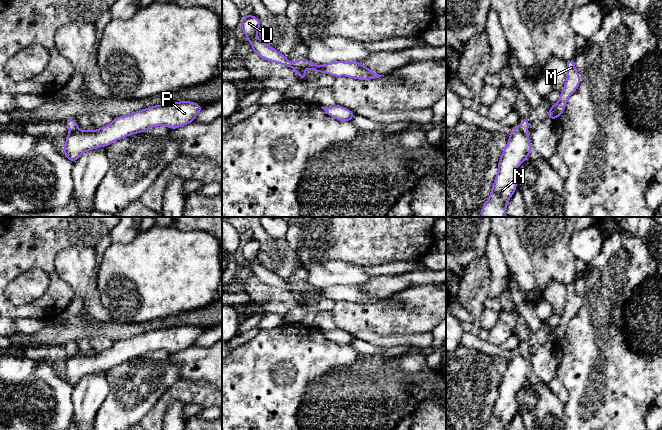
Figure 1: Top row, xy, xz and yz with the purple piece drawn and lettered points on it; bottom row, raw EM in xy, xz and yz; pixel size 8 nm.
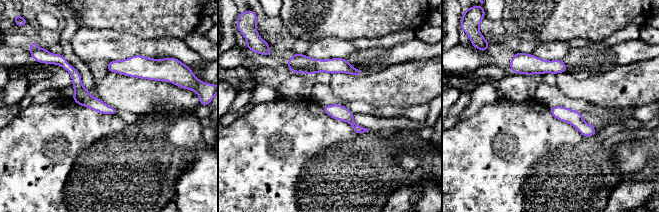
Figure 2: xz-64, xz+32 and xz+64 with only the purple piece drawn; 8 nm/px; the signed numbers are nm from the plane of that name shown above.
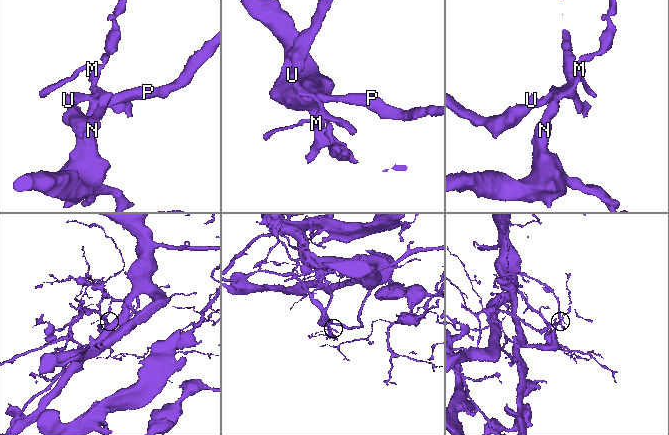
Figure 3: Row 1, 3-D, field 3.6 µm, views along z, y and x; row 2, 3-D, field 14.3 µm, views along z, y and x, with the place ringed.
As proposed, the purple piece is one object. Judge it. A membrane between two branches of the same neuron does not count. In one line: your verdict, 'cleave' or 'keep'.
cleave

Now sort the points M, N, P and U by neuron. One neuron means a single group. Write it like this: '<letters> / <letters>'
M U / N P

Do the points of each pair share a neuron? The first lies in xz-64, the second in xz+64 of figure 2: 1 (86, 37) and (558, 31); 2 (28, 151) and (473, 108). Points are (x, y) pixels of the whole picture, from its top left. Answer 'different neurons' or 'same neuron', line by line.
1: different neurons
2: different neurons

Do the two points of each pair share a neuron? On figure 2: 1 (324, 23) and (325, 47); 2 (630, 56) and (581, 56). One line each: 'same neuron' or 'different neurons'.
1: different neurons
2: same neuron

